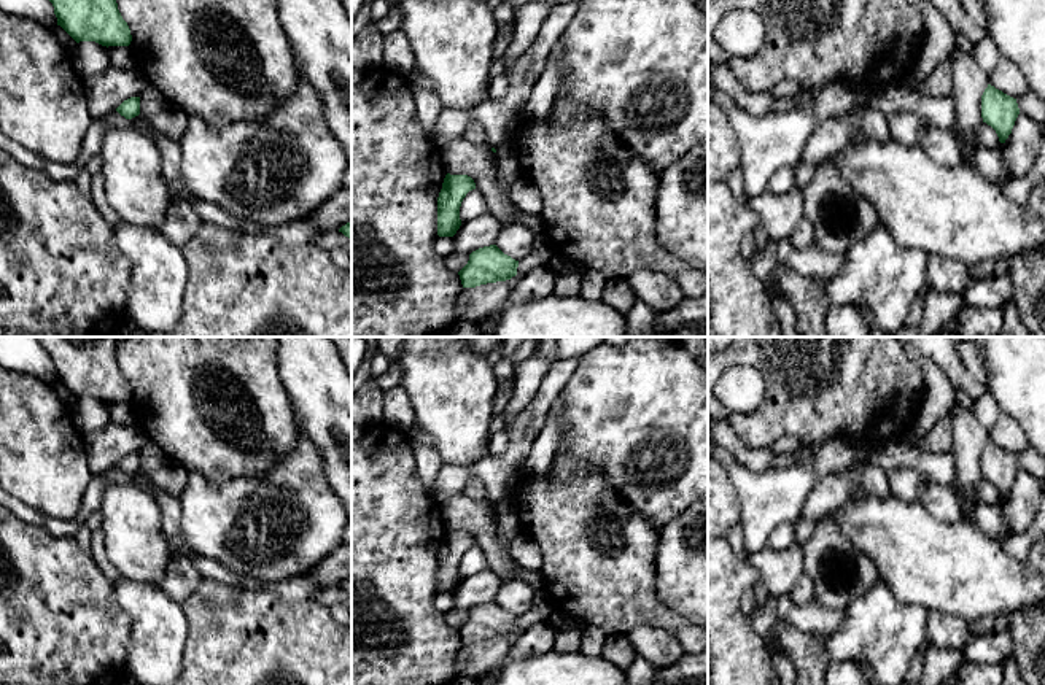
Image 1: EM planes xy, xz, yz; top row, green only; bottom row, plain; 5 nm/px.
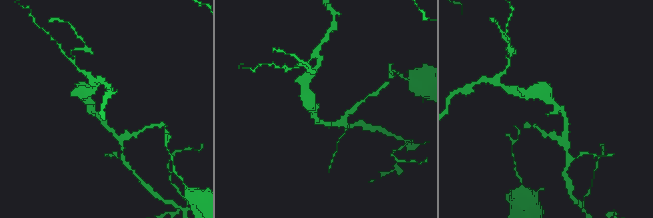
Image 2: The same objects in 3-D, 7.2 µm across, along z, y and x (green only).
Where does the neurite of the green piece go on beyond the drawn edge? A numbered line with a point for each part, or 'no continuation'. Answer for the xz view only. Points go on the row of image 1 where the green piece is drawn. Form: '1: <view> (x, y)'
no continuation

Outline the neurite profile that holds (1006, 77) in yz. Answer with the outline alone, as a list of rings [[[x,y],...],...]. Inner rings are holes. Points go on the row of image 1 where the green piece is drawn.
[[[1002,56],[999,57],[994,70],[989,73],[989,84],[1013,99],[1020,99],[1029,92],[1023,73],[1015,64]]]

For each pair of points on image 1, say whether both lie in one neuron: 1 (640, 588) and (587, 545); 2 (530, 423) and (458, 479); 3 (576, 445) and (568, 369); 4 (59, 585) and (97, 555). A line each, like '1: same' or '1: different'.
1: same
2: same
3: different
4: different

